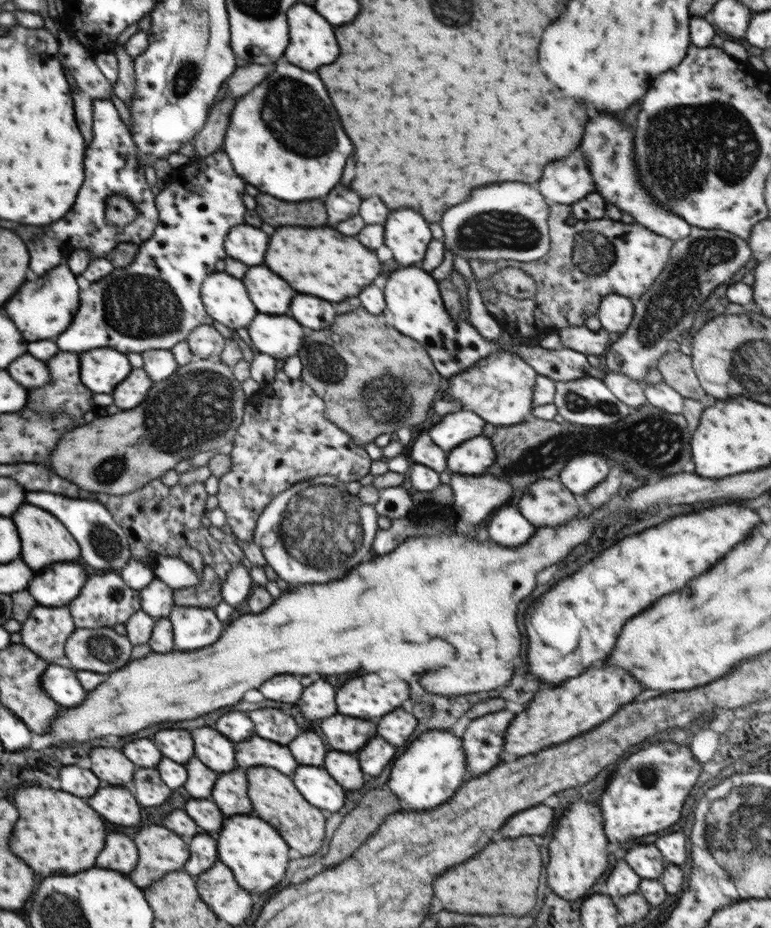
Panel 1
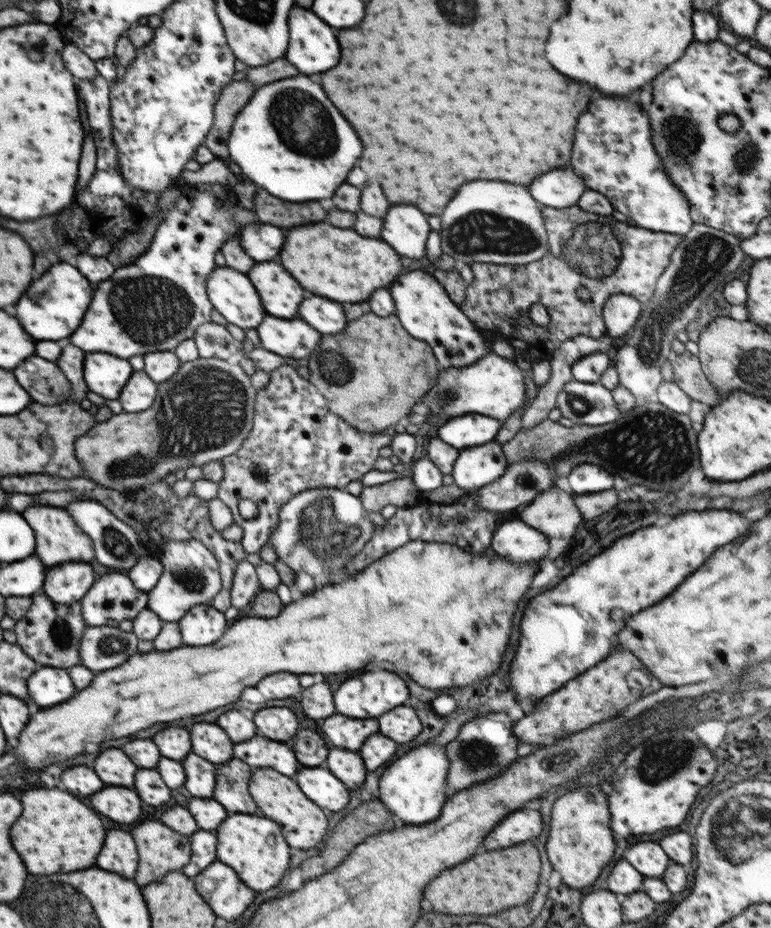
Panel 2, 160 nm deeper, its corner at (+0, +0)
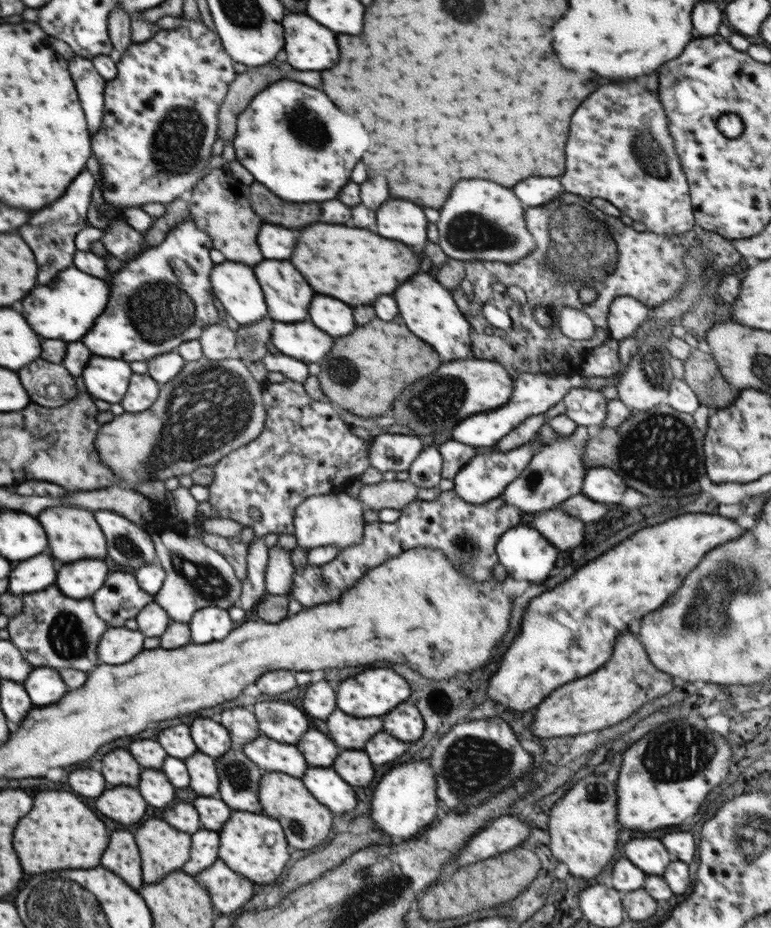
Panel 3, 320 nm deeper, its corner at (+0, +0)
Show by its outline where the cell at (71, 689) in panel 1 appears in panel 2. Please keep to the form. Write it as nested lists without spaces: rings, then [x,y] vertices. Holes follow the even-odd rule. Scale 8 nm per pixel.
[[[44,666],[27,681],[28,694],[38,706],[54,706],[76,694],[75,684],[66,669]]]

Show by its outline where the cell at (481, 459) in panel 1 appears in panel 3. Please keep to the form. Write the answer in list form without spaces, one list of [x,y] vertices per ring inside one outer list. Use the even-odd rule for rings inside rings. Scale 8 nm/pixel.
[[[534,437],[528,443],[519,445],[518,448],[509,450],[508,452],[485,452],[477,454],[467,462],[453,478],[454,492],[458,496],[470,504],[484,504],[493,498],[502,496],[505,488],[518,478],[523,470],[528,466],[531,458],[539,450],[541,441]]]

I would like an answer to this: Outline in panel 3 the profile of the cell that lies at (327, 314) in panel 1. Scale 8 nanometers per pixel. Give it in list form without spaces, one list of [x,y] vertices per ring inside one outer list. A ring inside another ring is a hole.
[[[314,296],[310,304],[310,320],[330,336],[346,336],[356,328],[352,308],[330,296]]]

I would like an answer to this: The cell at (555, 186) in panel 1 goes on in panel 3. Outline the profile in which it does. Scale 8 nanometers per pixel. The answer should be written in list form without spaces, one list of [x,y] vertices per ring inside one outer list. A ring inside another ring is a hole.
[[[528,178],[518,182],[512,192],[522,200],[522,204],[527,207],[539,207],[549,200],[554,200],[557,196],[563,195],[562,184],[558,178]]]

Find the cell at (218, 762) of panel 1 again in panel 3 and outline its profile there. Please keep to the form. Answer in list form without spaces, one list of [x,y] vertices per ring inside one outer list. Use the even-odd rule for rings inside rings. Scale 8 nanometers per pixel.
[[[198,718],[194,720],[190,730],[198,750],[212,756],[213,759],[230,750],[230,735],[220,722],[214,722],[210,718]]]

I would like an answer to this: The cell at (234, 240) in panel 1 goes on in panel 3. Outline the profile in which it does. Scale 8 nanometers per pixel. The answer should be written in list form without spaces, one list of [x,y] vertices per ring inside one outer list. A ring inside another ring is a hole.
[[[264,224],[258,232],[257,243],[266,260],[288,260],[294,252],[296,236],[288,228],[280,228],[276,224]]]

